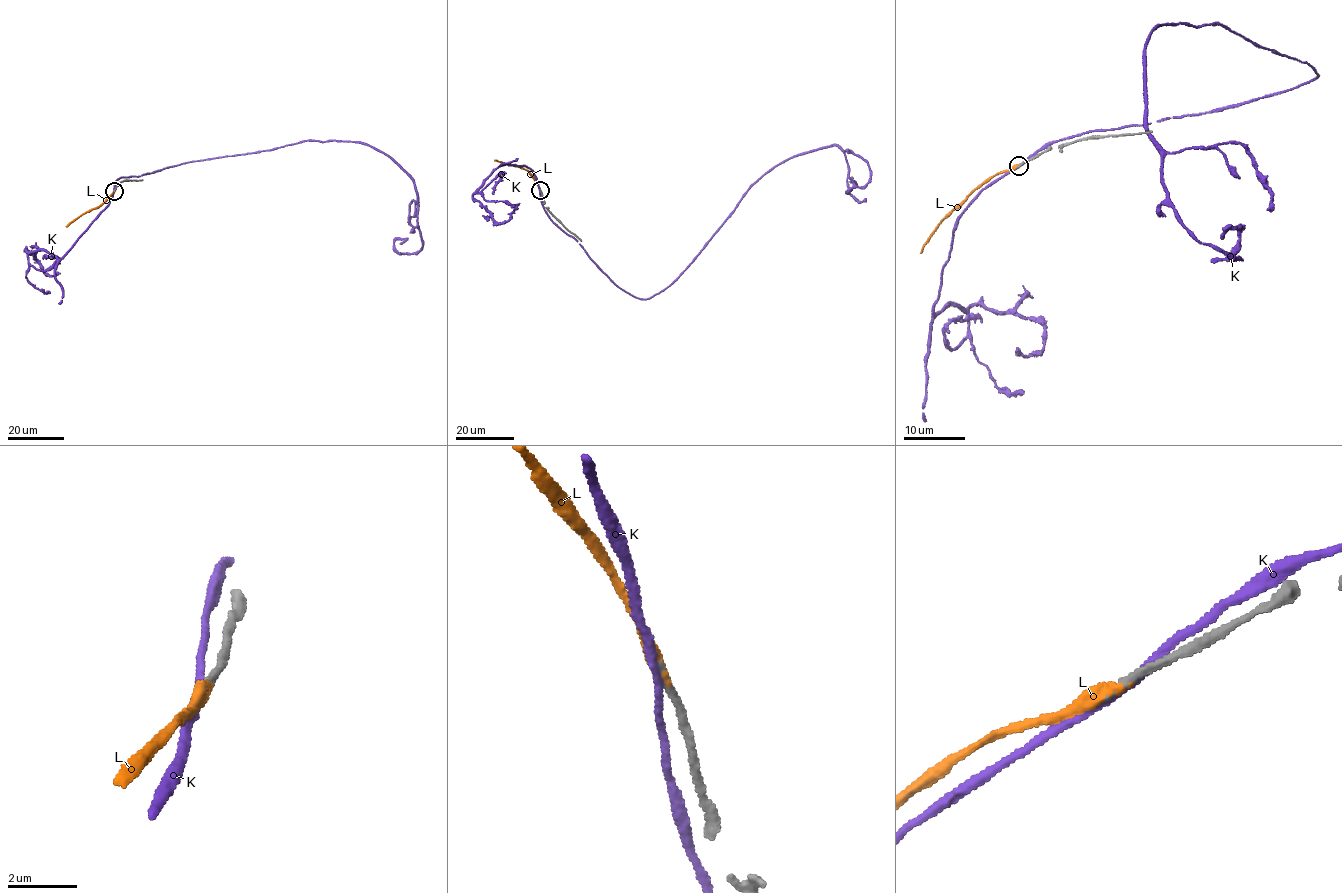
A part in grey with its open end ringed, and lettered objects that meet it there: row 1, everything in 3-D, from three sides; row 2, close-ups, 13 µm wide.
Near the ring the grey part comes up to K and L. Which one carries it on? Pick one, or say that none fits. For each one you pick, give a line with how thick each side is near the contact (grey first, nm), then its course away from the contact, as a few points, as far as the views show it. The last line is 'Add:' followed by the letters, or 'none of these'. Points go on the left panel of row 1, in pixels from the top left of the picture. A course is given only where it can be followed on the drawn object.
L: calibres 260 and 340 nm; course (114, 191), (97, 207), (66, 226)
Add: L

